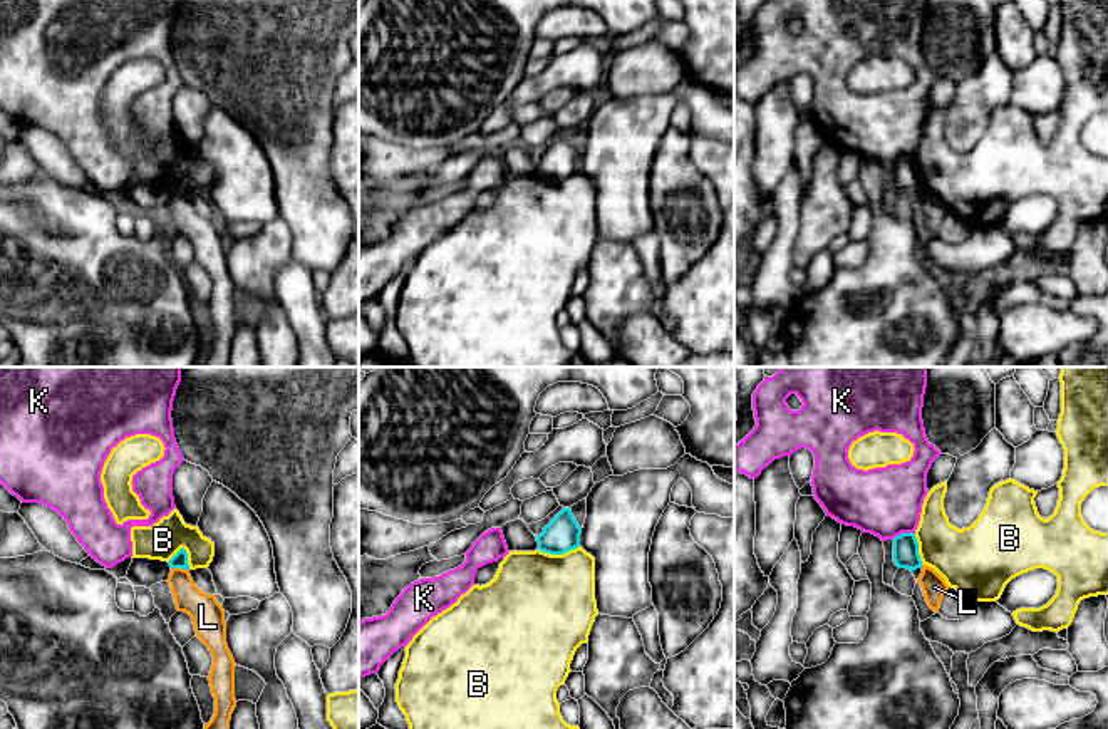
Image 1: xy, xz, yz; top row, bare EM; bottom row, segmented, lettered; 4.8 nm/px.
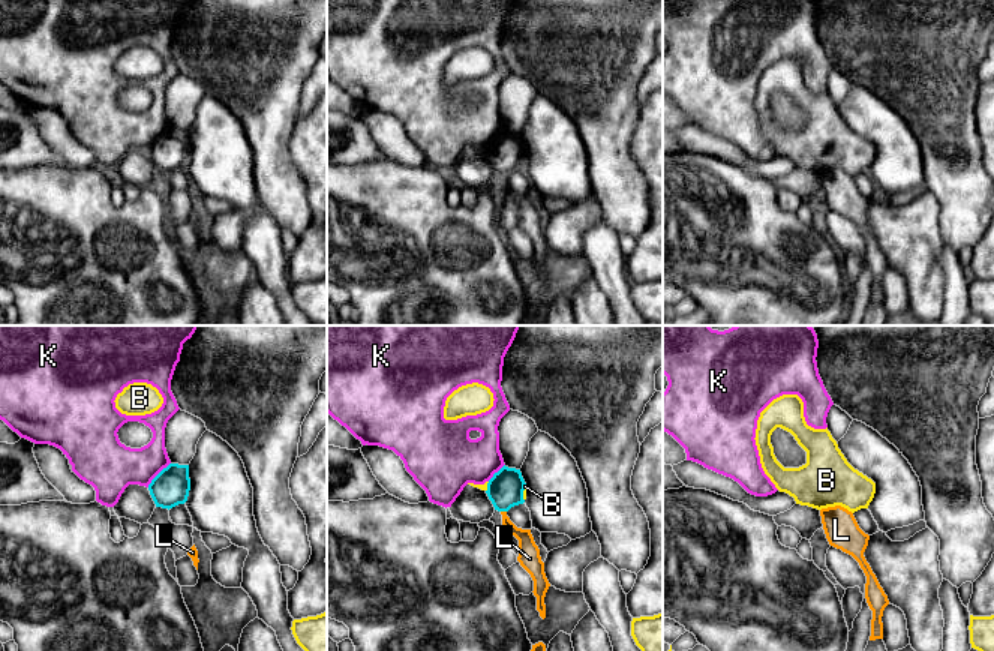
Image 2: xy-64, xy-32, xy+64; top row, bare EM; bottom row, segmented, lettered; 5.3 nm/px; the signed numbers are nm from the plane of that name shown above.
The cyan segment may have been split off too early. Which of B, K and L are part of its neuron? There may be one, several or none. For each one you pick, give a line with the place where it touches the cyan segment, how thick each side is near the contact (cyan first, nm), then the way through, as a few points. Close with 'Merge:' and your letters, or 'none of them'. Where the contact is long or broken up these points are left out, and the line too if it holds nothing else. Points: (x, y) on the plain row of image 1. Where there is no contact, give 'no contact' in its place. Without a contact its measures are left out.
Merge: none of them

